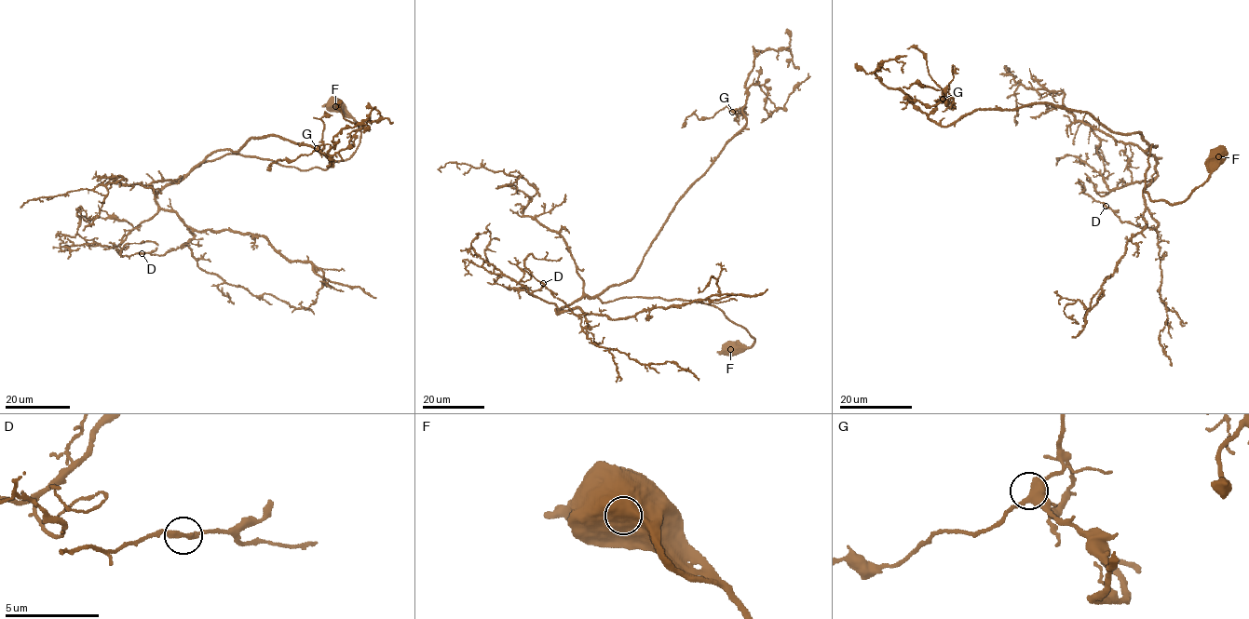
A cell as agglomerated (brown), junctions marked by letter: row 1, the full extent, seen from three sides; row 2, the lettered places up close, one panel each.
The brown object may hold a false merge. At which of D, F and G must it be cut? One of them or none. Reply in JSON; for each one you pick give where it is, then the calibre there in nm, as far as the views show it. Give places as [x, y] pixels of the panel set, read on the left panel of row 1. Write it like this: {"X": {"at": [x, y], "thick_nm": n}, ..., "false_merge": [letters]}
{"false_merge": []}

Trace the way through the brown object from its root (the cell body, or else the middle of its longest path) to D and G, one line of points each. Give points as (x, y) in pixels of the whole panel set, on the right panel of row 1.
D: (1218, 153), (1173, 204), (1144, 190), (1157, 145), (1146, 151), (1156, 228), (1106, 207)
G: (1218, 153), (1187, 198), (1153, 200), (1157, 145), (1141, 133), (1049, 102), (940, 126), (929, 114), (943, 99)

